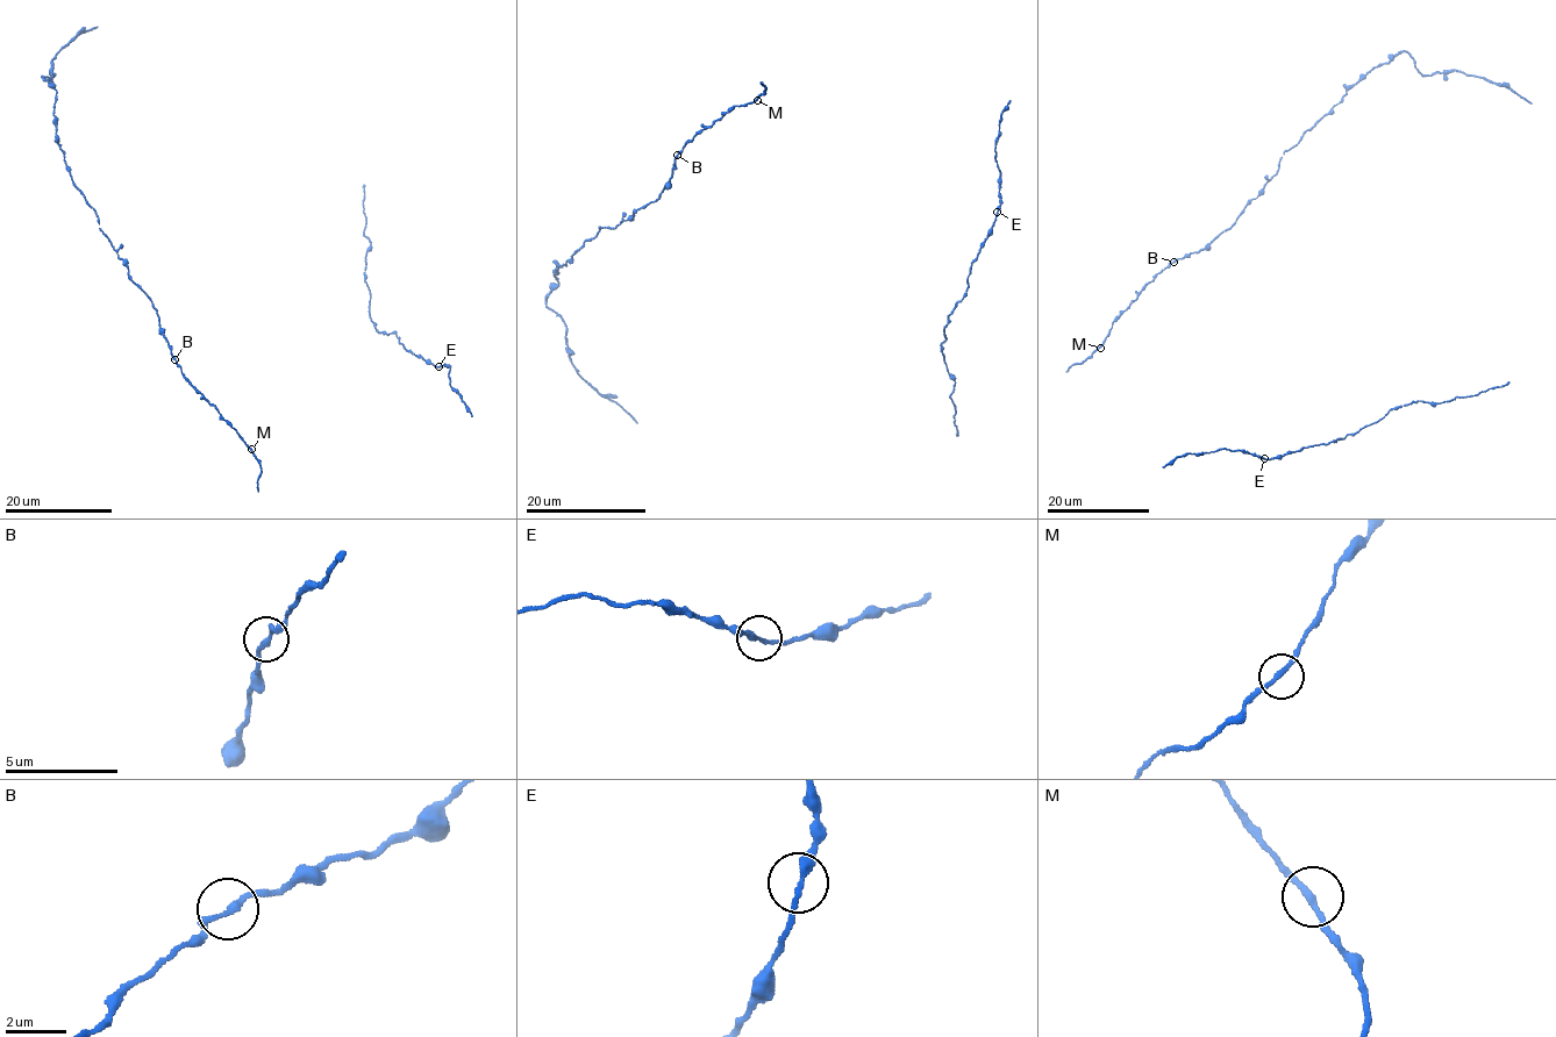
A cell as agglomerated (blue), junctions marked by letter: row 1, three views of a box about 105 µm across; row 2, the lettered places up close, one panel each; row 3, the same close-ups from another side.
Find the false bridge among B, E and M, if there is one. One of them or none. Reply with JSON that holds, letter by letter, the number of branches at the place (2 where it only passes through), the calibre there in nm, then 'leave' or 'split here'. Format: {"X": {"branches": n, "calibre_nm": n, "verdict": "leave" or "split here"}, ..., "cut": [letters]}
{"B": {"branches": 2, "calibre_nm": 190, "verdict": "leave"}, "E": {"branches": 2, "calibre_nm": 240, "verdict": "leave"}, "M": {"branches": 2, "calibre_nm": 190, "verdict": "leave"}, "cut": []}

